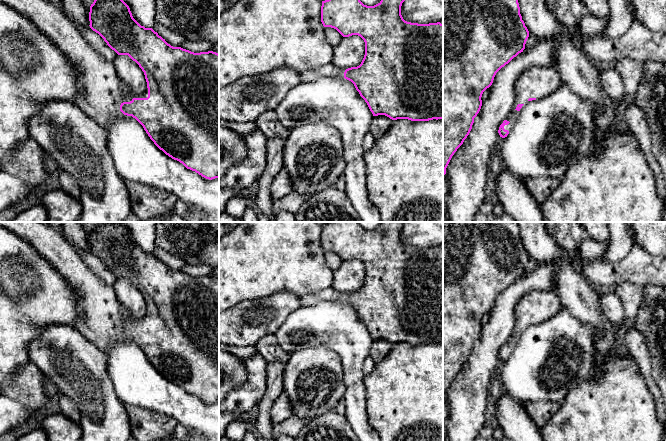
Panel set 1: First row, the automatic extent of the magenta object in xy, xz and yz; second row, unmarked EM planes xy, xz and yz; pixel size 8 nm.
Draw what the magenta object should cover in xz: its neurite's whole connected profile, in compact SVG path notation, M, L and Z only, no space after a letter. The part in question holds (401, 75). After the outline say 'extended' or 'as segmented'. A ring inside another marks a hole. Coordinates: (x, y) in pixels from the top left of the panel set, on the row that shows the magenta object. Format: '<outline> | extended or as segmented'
M325 0L322 1L321 6L321 22L324 27L331 27L336 29L343 37L349 37L352 35L360 36L365 42L365 55L361 64L357 67L351 67L348 69L336 67L333 64L324 65L320 68L310 69L308 71L301 72L301 82L310 82L312 80L318 80L322 77L338 77L345 78L351 81L360 96L367 103L373 116L385 115L392 120L408 119L411 121L429 121L433 119L443 119L443 24L440 22L429 24L418 24L407 22L401 15L401 6L405 0L381 0L374 6L364 5L360 0Z | extended

